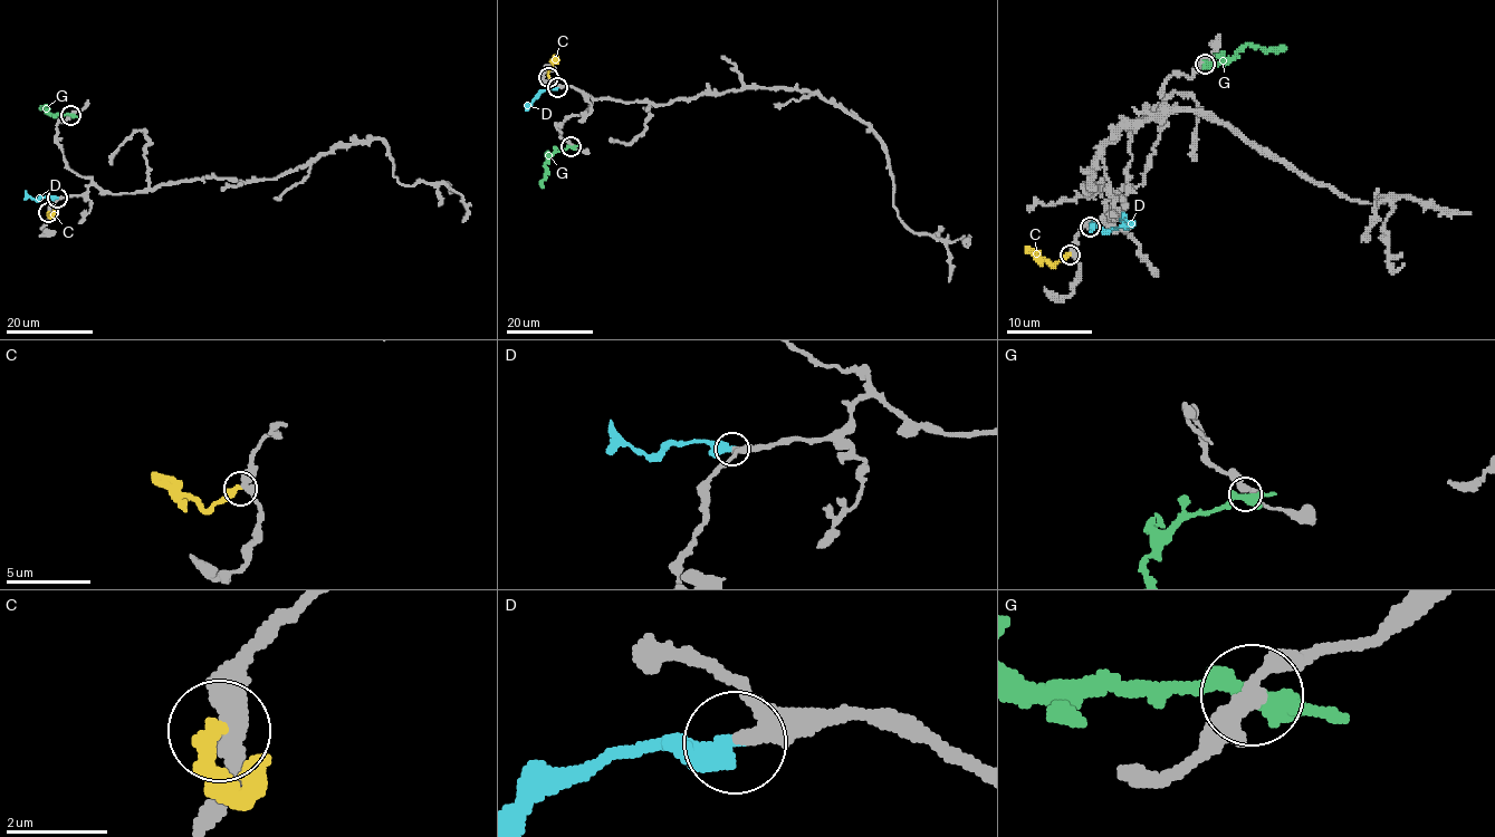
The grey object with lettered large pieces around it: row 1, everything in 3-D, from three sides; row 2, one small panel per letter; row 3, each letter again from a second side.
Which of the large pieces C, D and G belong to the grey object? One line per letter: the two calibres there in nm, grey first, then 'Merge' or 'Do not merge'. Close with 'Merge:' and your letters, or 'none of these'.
C: Thickness 460 nm (grey) against 360 nm. Do not merge
D: Thickness 280 nm (grey) against 480 nm. Merge
G: Thickness 300 nm (grey) against 340 nm. Do not merge
Merge: D

